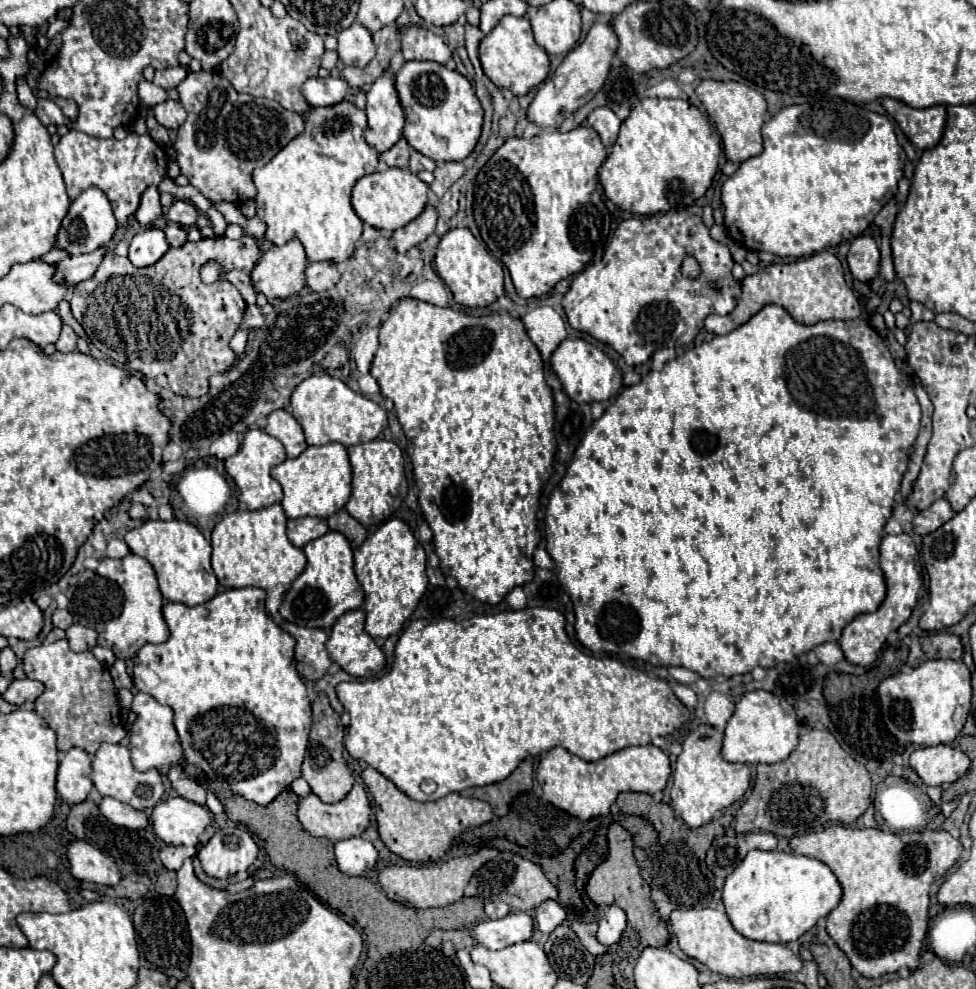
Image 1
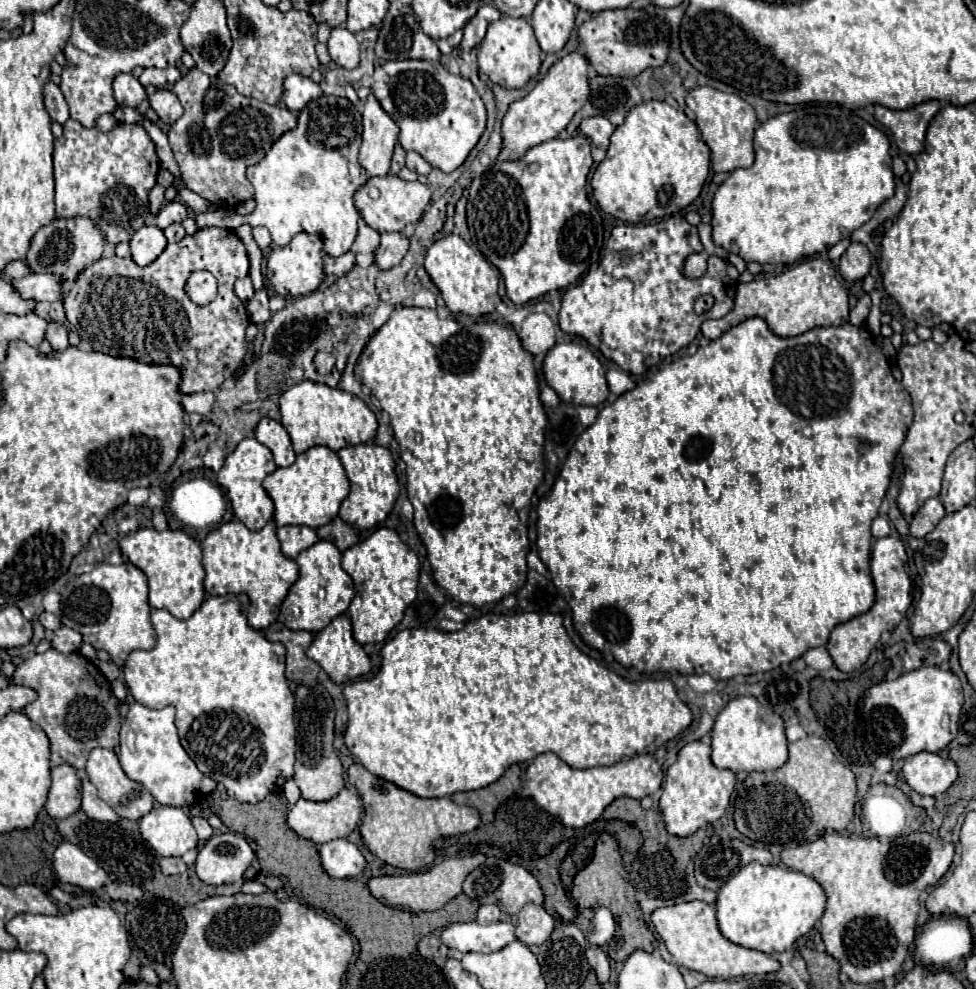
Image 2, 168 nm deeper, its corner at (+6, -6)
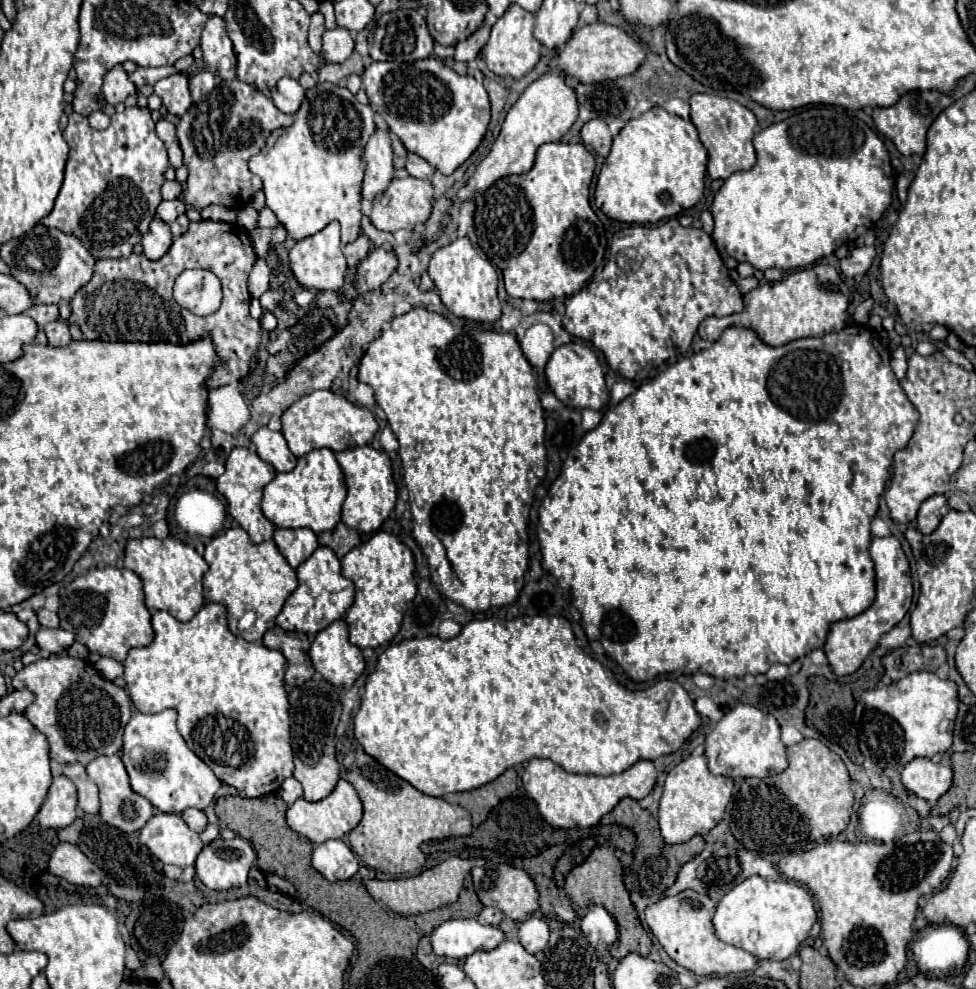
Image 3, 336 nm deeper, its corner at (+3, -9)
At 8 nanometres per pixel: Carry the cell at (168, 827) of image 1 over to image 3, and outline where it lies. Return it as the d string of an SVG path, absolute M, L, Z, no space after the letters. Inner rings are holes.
M177 813L153 815L141 829L139 839L159 861L179 867L193 865L203 849L199 833L191 831Z

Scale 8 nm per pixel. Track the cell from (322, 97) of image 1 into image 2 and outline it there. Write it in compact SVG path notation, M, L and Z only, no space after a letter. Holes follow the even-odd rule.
M292 74L284 78L284 94L282 94L282 104L292 110L292 112L300 112L306 102L314 100L322 96L322 90L316 82L312 82L306 76L300 74Z

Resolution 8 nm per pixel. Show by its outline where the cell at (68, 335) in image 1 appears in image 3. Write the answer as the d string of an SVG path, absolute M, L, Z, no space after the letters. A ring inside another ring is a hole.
M53 321L45 327L47 339L51 347L67 347L71 343L71 333L69 333L69 325L65 321Z

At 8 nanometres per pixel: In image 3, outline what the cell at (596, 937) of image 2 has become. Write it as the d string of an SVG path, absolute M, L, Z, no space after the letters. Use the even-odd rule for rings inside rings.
M593 905L581 919L581 931L593 947L609 947L617 939L615 919L599 905Z

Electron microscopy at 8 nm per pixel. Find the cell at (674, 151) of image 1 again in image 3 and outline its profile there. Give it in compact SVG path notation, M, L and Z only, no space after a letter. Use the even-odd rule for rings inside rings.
M653 107L641 117L629 119L613 139L611 153L597 179L595 205L621 223L659 223L691 209L703 197L707 163L709 155L697 137L695 125L667 113L663 107Z

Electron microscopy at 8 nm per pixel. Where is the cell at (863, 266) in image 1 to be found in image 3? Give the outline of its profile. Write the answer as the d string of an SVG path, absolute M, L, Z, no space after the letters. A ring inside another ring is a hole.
M855 247L853 251L849 251L849 255L845 259L839 261L839 267L841 267L841 273L845 277L859 277L859 275L865 275L867 269L871 267L875 259L875 249L873 247Z

